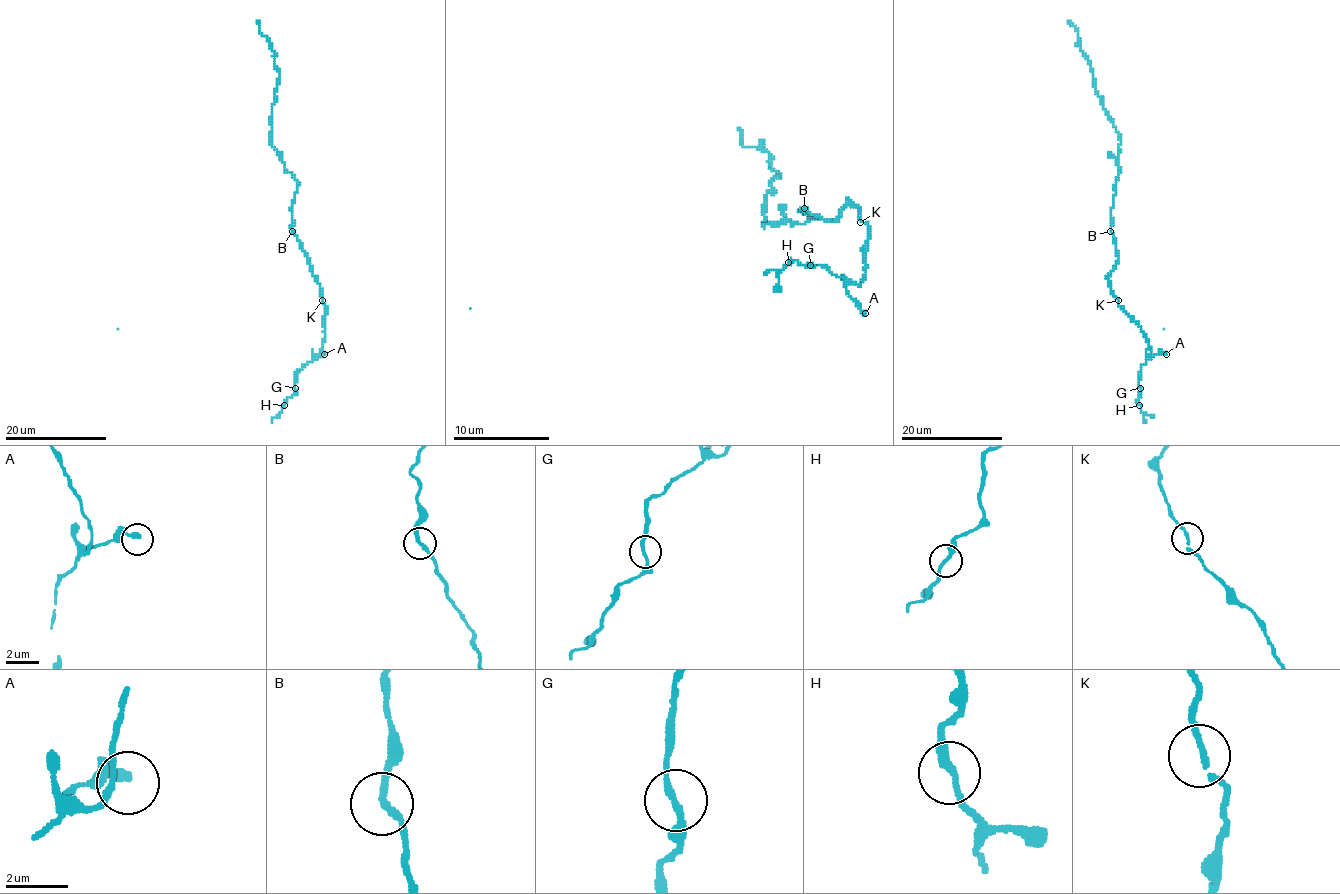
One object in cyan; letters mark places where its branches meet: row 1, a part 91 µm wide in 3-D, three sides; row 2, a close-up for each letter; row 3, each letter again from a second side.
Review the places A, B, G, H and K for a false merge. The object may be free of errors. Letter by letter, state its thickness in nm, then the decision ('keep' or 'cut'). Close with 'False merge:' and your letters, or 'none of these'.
A: 280 nm | keep
B: 220 nm | keep
G: 200 nm | keep
H: 240 nm | keep
K: 150 nm | keep
False merge: none of these

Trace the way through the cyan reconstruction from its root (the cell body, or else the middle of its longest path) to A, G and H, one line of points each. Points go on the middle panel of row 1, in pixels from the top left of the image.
A: (863, 222), (868, 226), (865, 277), (860, 287), (848, 284), (846, 291), (865, 313)
G: (863, 222), (868, 226), (868, 250), (860, 287), (820, 265), (810, 265)
H: (863, 222), (868, 226), (868, 250), (860, 287), (820, 265), (788, 262)

